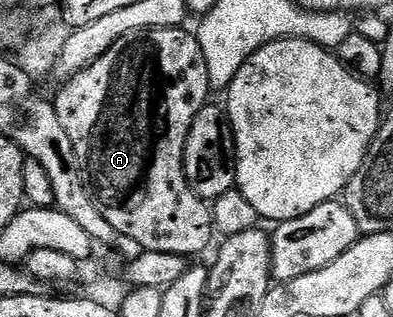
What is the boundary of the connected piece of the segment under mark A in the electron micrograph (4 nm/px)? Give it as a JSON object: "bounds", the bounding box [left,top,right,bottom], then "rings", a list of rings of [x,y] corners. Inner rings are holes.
{"bounds":[53,27,213,257],"rings":[[[162,27],[126,35],[105,57],[78,71],[60,87],[63,88],[53,95],[55,112],[61,117],[65,133],[69,133],[69,141],[73,141],[73,153],[77,153],[87,190],[95,207],[101,209],[101,217],[117,229],[120,237],[132,239],[143,251],[184,257],[201,254],[213,240],[211,208],[187,186],[183,172],[189,129],[213,94],[198,38],[183,27]]]}

